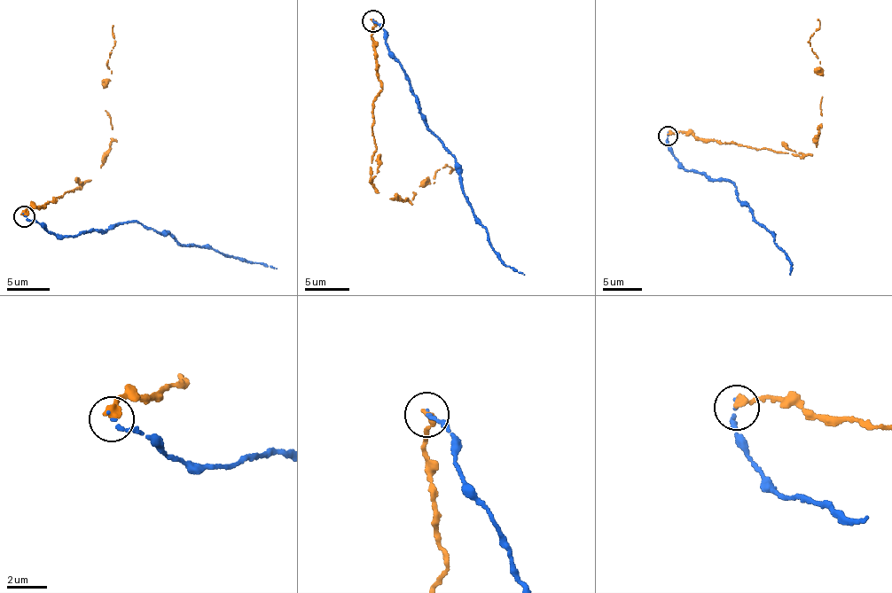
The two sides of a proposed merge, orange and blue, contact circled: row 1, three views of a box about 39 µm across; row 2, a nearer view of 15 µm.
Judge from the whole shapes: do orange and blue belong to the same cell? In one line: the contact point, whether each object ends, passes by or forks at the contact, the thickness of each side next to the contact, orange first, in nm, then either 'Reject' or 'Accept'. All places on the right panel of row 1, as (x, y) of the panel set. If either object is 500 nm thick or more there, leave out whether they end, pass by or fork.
Place: (668, 136). At the ring orange ends. At the ring blue ends. Thickness 360 nm (orange) against 180 nm. Reject

